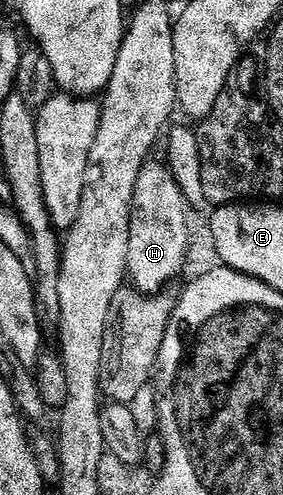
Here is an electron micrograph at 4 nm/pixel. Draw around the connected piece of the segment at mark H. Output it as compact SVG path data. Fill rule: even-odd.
M149 163L142 168L129 208L125 271L128 284L136 292L146 295L160 294L164 290L161 288L184 267L185 256L189 253L185 197L170 170L164 164L161 165Z

